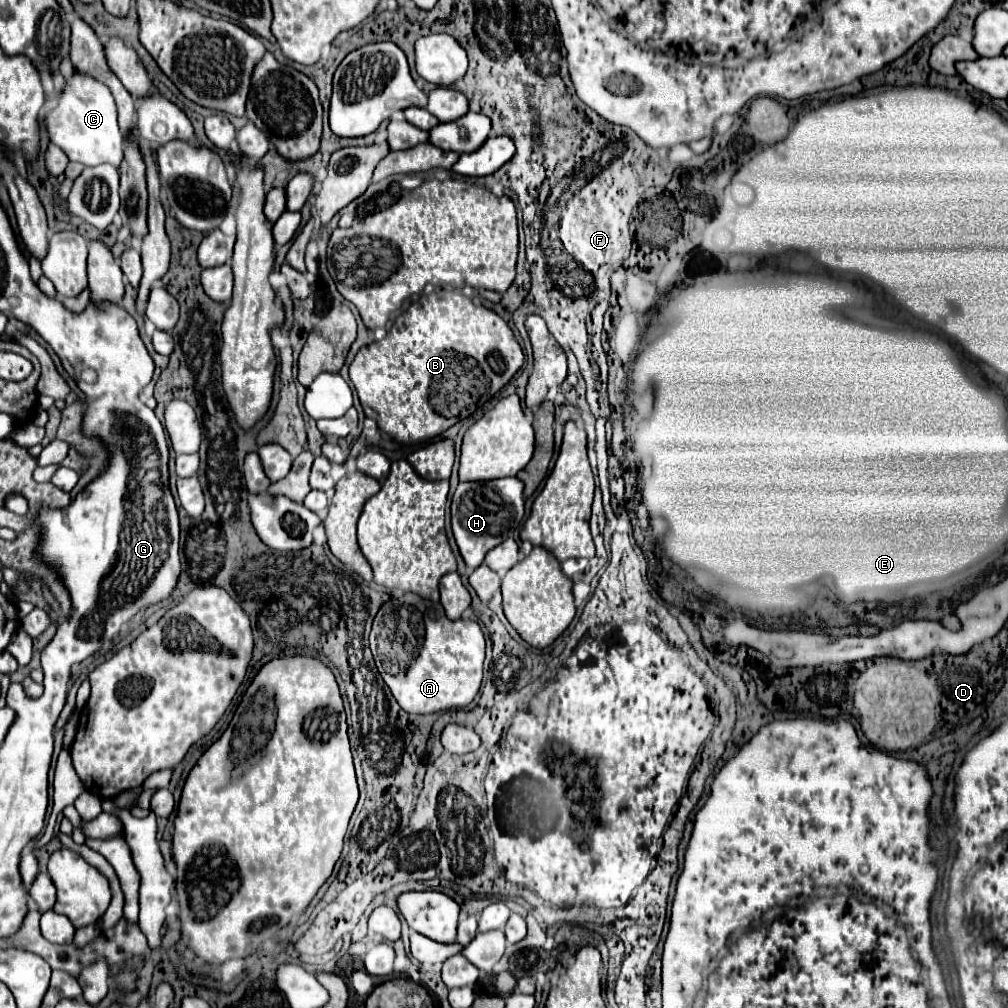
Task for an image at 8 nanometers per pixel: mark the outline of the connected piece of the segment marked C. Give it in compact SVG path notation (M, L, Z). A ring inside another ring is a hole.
M73 71L63 91L59 93L57 107L45 113L43 123L49 133L49 141L57 145L69 157L69 161L77 161L87 167L101 163L119 167L123 159L123 135L119 131L113 95L105 83L99 83L81 71Z

